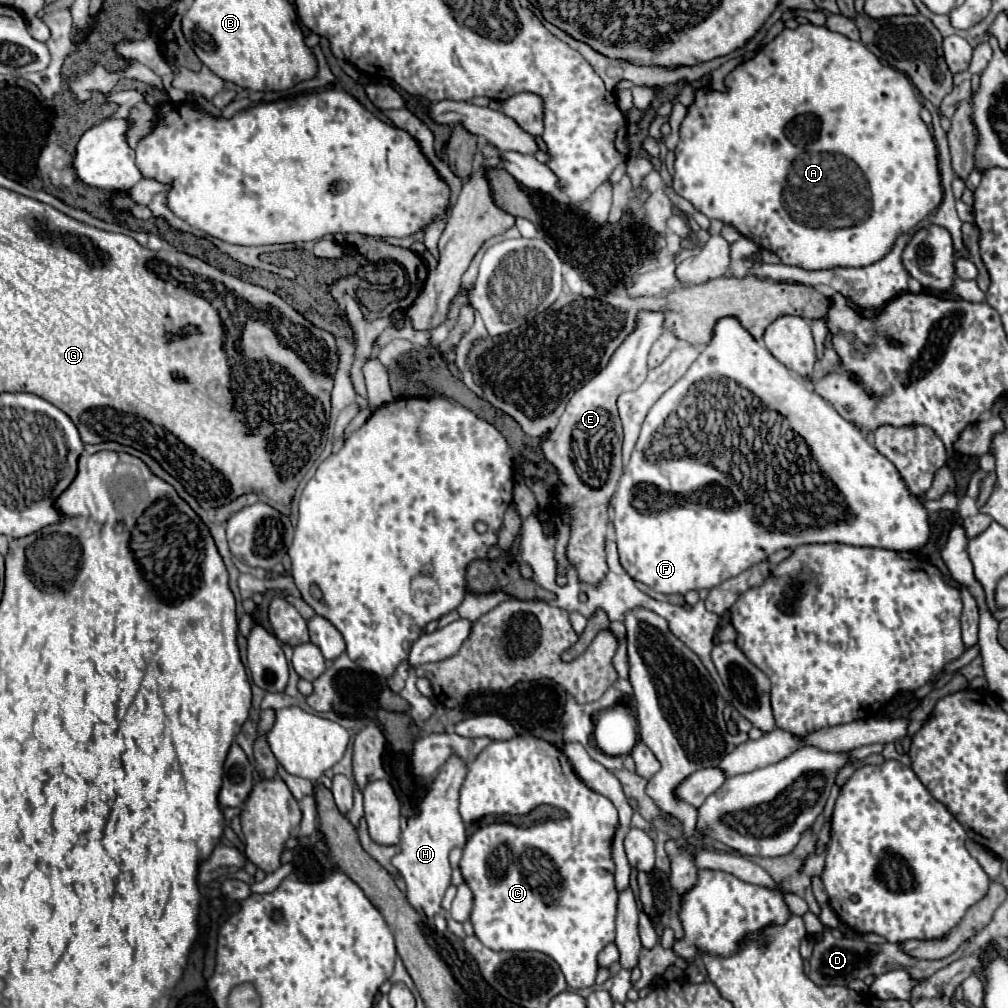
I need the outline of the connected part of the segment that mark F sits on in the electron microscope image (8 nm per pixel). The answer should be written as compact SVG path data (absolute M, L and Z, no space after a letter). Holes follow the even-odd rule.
M736 318L718 320L710 344L702 350L702 354L688 368L688 372L650 408L632 458L620 478L620 490L616 490L614 494L612 508L612 526L616 532L616 544L622 566L634 580L644 582L662 594L686 594L690 590L714 588L720 582L734 578L750 566L766 560L782 548L840 542L850 546L874 546L896 552L914 552L920 550L930 538L928 510L908 492L894 464L882 454L878 454L878 450L866 442L864 434L854 424L846 422L828 402L814 394L814 390L808 390L808 386L800 378L796 378L786 366L782 366L760 342L754 342L754 338L750 338L750 334L742 330L742 326L738 326ZM758 512L762 512L762 520L756 520Z

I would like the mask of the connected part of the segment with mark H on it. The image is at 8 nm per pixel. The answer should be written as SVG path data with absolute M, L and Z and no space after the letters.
M450 758L436 774L430 792L420 804L420 814L408 820L406 830L402 832L400 852L392 858L398 872L406 880L406 898L412 908L420 914L434 916L440 912L440 904L446 888L450 886L450 862L448 854L454 846L466 844L466 830L458 814L458 786L466 776L466 766L460 758Z

